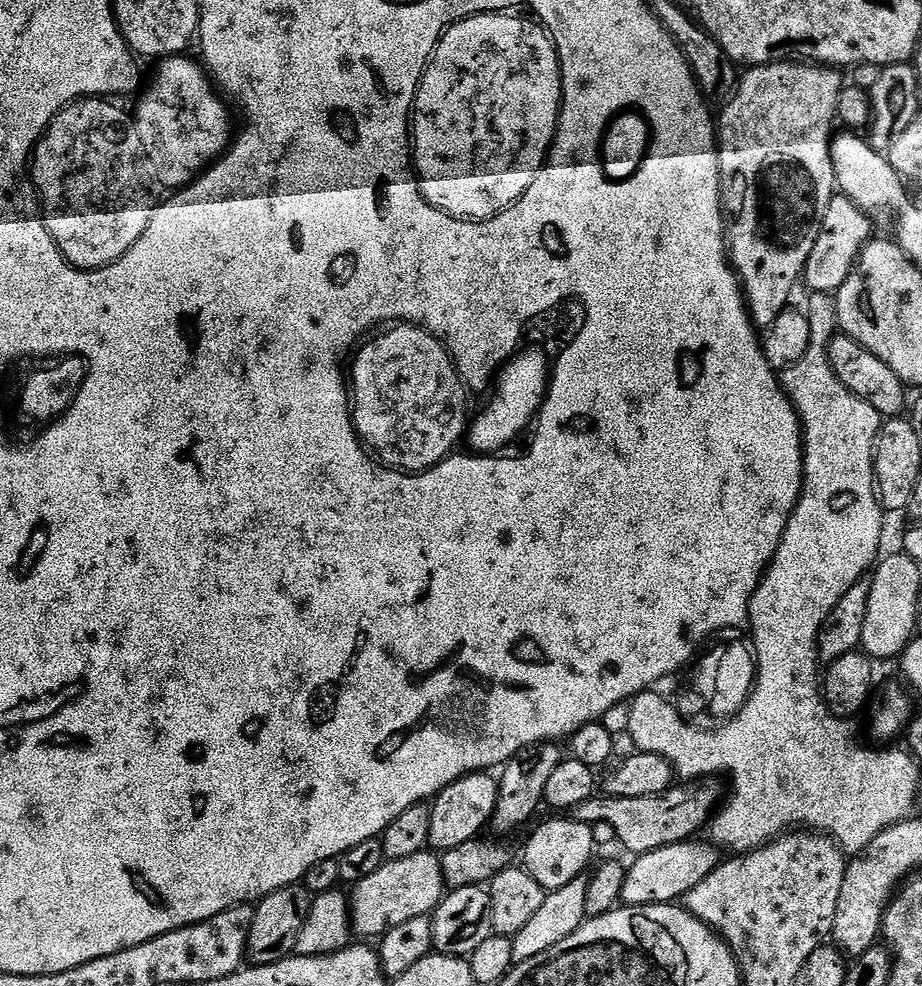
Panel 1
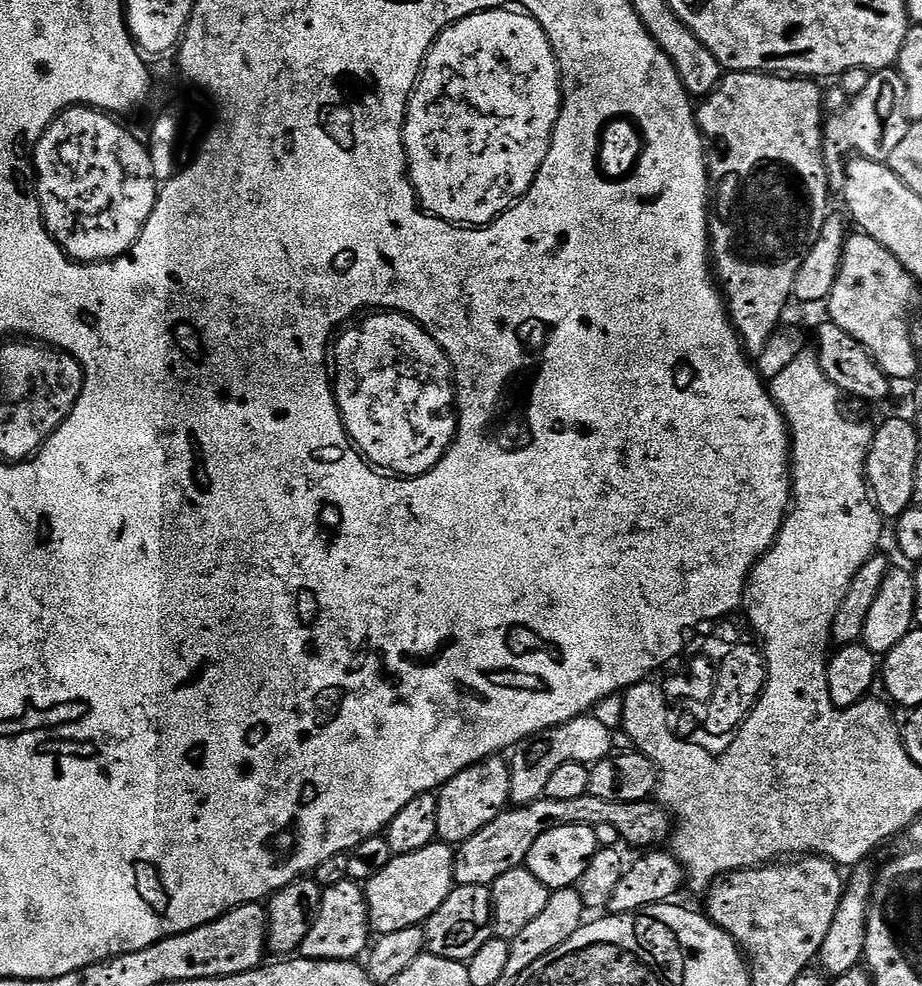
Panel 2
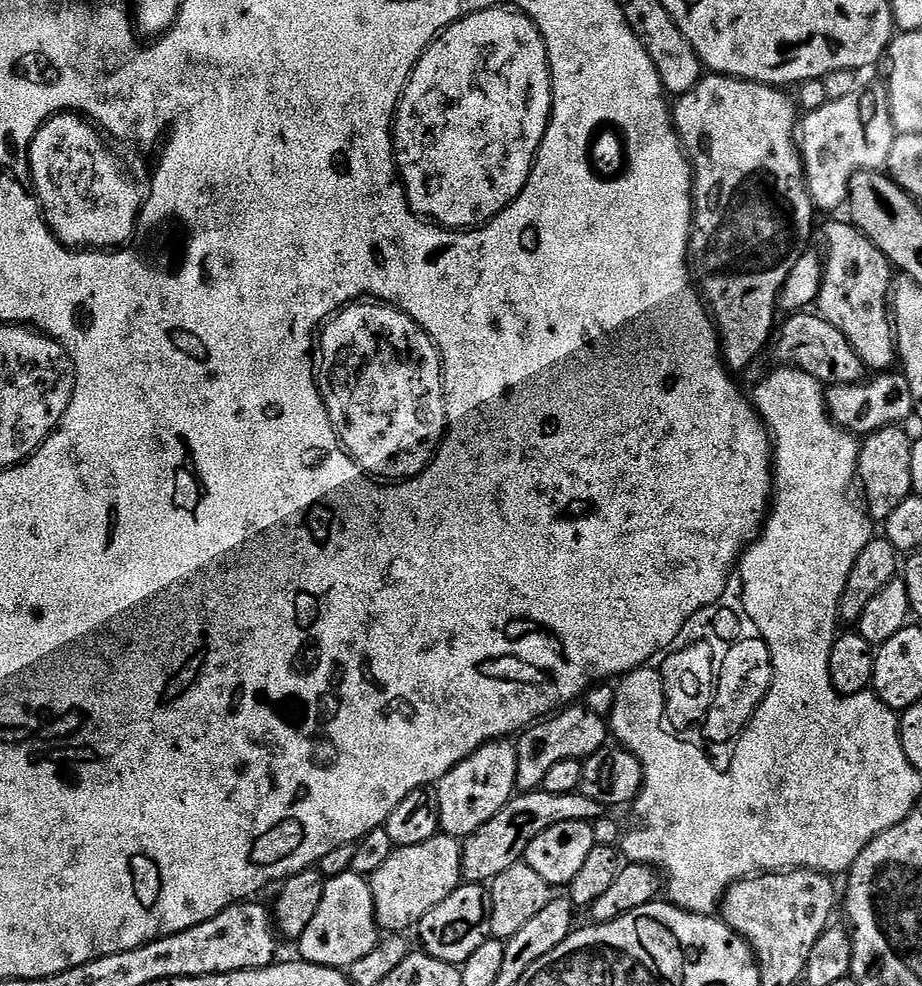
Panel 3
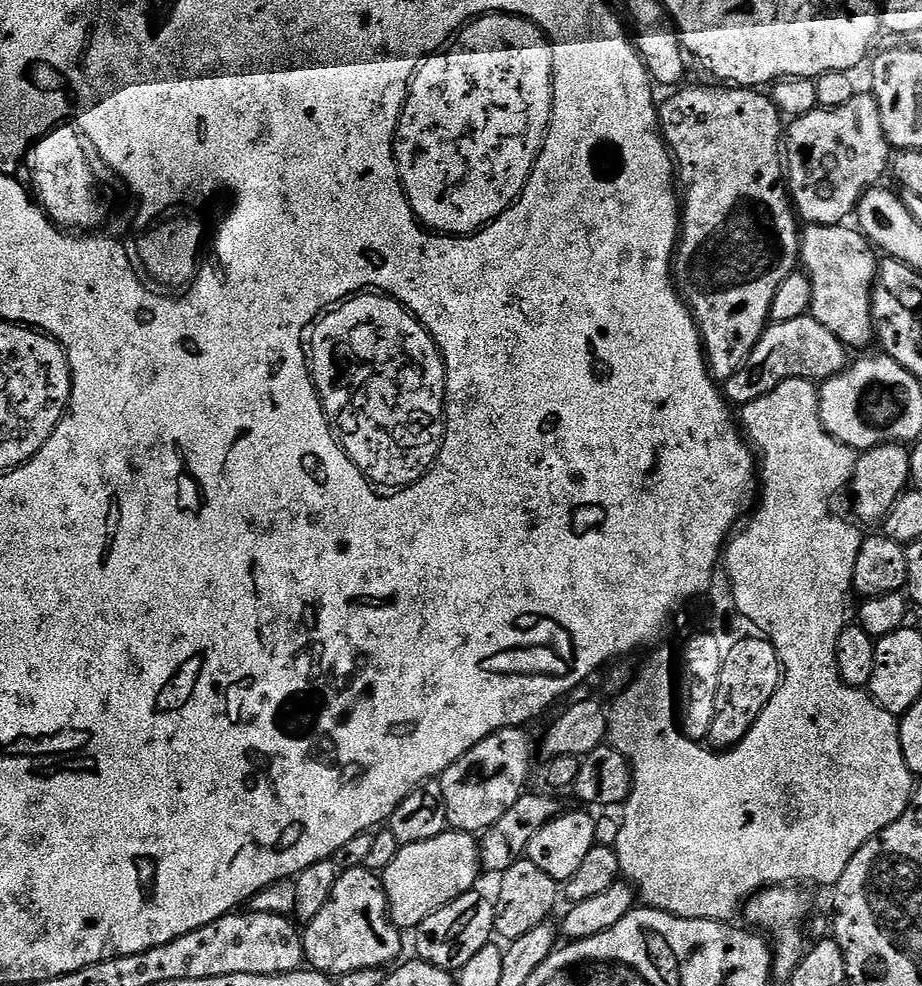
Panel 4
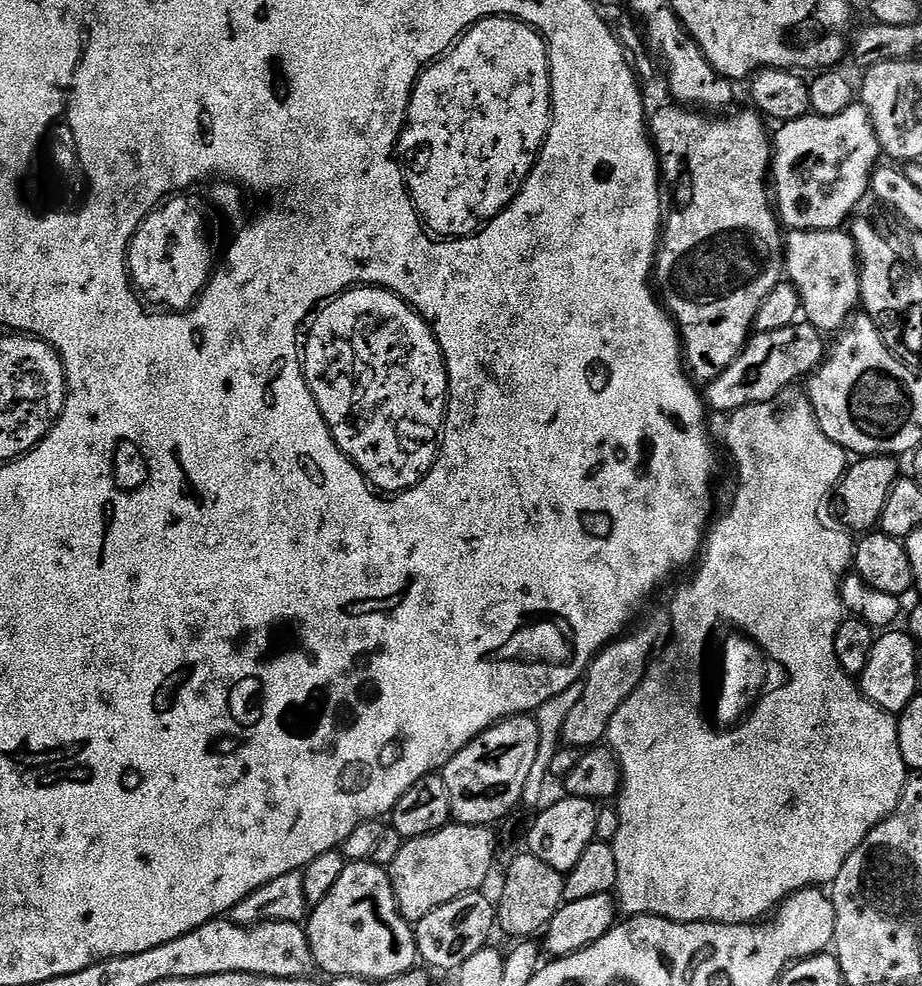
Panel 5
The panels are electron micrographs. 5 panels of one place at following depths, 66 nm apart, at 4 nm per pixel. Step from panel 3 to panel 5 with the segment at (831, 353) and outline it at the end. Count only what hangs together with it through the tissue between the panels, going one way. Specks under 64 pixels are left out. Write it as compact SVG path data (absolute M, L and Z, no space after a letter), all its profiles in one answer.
M797 322L773 332L756 332L738 358L707 384L707 407L713 413L730 414L742 406L773 403L781 393L791 389L788 387L795 380L803 381L823 364L826 355L824 340L822 333L807 322Z

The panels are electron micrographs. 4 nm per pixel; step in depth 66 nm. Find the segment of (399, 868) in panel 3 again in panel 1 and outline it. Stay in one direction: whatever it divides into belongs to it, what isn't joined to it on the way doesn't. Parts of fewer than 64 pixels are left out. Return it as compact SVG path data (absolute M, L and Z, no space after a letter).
M425 850L418 854L410 854L410 858L389 860L374 874L362 878L362 882L351 885L350 911L352 914L352 930L357 937L385 936L394 926L402 926L402 922L410 922L410 918L418 918L435 912L446 895L440 856L435 851Z

